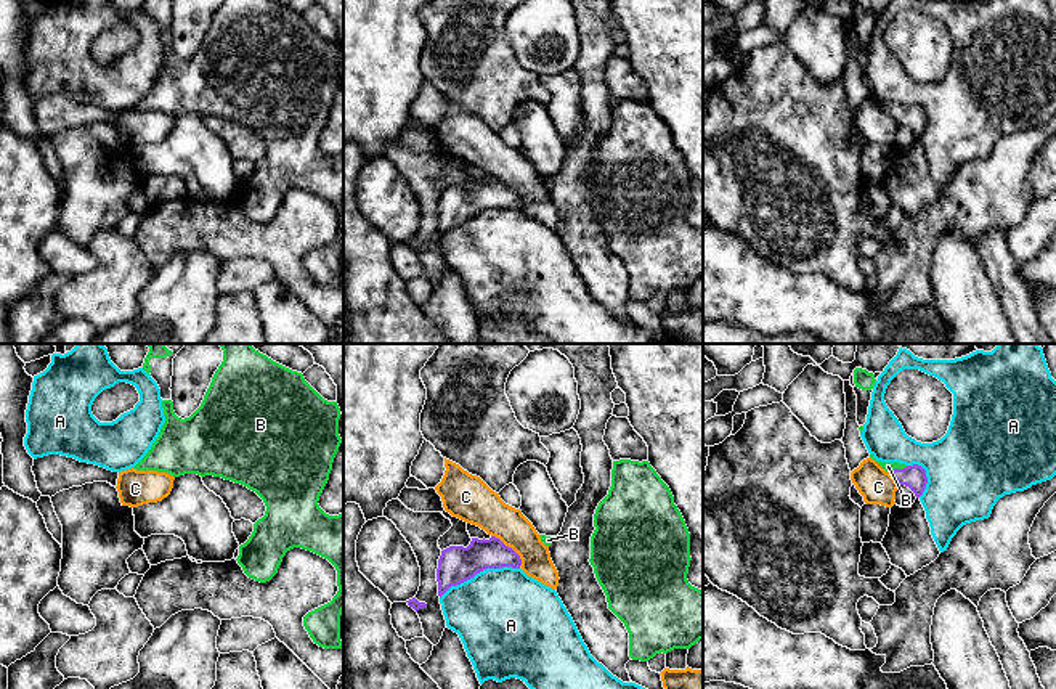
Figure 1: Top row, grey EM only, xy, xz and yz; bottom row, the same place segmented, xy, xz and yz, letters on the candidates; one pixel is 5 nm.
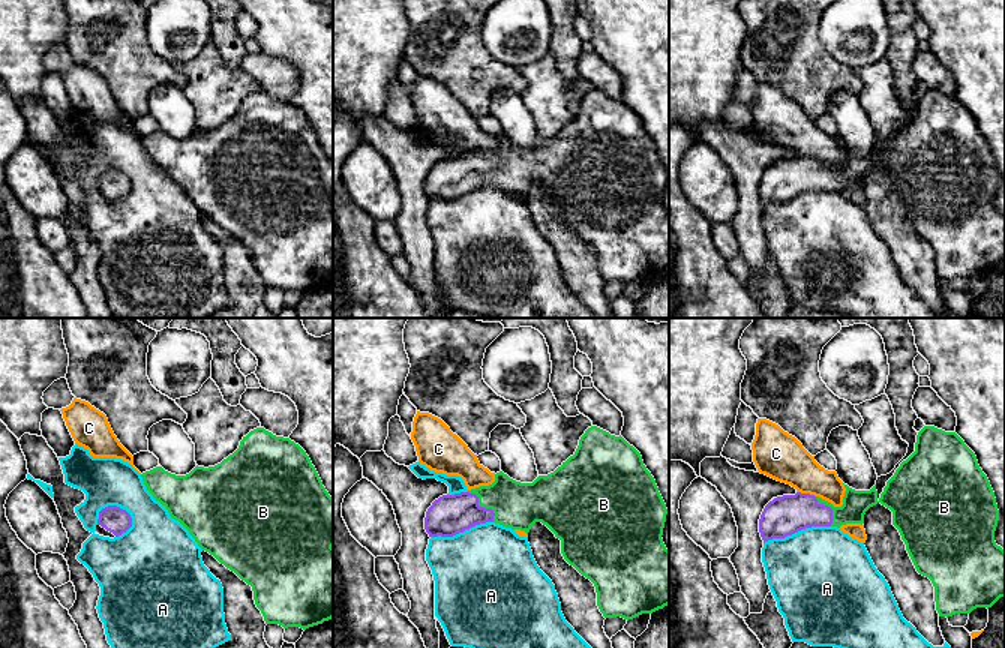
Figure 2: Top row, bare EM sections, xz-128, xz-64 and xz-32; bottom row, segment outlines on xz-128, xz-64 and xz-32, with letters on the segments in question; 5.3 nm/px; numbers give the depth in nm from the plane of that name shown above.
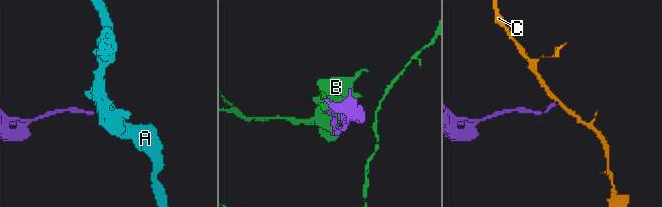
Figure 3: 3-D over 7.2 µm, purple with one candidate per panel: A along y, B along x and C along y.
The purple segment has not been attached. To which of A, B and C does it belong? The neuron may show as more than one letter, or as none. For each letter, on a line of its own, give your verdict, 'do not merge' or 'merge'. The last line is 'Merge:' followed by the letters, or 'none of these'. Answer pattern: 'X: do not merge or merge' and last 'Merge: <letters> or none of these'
A: do not merge
B: merge
C: do not merge
Merge: B

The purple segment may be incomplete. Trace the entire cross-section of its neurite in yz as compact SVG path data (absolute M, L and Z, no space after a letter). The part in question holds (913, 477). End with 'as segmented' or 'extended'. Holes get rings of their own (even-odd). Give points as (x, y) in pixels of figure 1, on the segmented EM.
M876 461L886 472L889 472L899 485L908 487L916 498L920 498L926 488L926 471L918 466L905 466L900 463L881 463Z; extended

